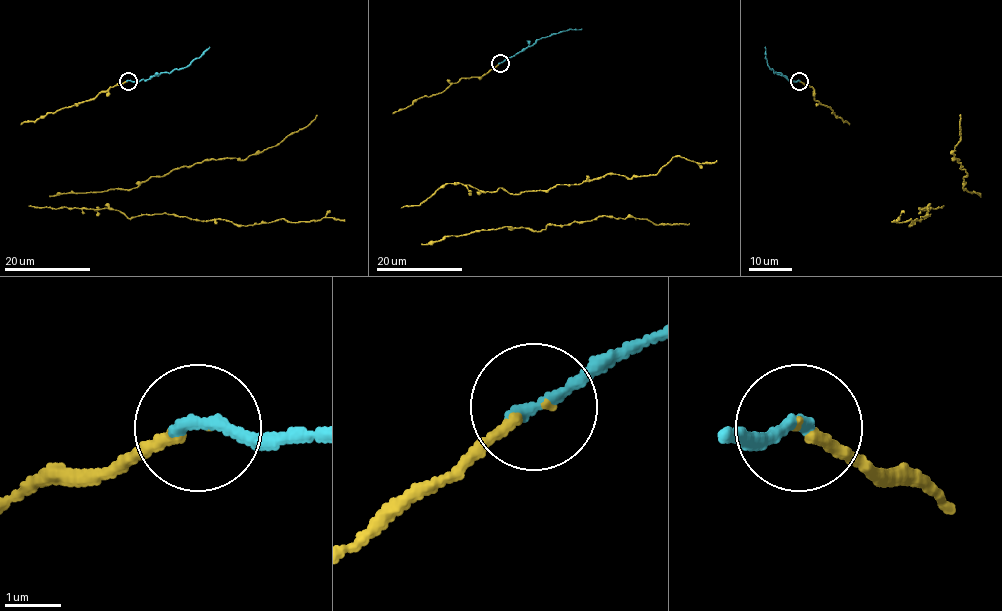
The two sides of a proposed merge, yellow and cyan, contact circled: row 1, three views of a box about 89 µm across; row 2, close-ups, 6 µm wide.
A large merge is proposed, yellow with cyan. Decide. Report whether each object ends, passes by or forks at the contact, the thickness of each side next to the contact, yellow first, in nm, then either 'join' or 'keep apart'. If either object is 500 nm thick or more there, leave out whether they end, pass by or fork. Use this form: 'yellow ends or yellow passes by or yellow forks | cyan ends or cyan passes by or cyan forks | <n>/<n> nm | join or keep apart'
yellow ends | cyan ends | 140/240 nm | join

